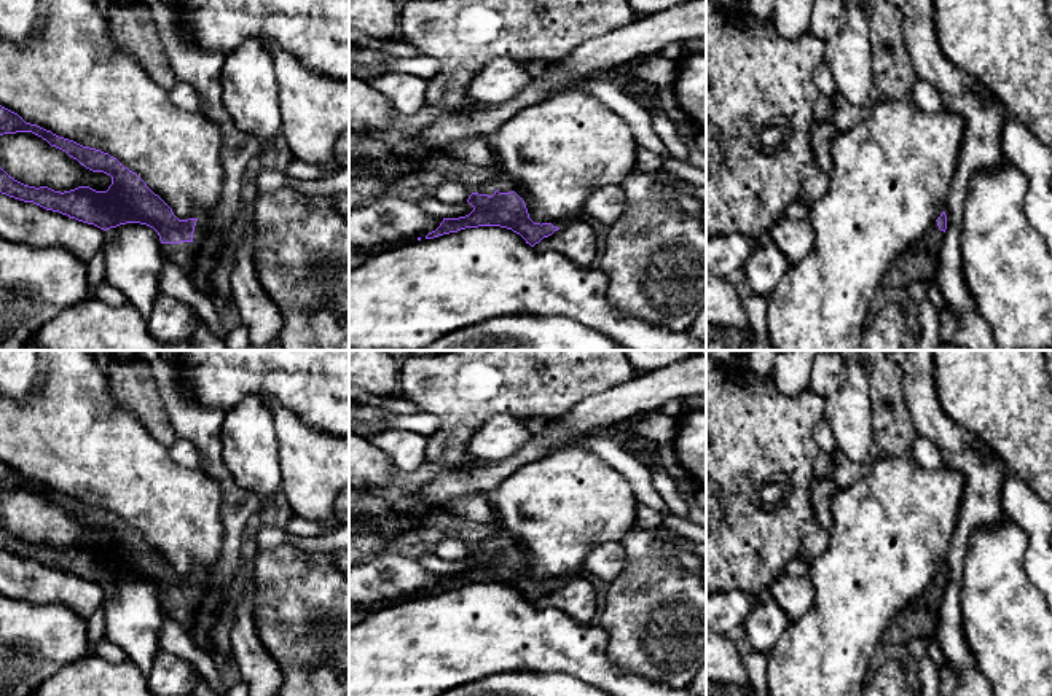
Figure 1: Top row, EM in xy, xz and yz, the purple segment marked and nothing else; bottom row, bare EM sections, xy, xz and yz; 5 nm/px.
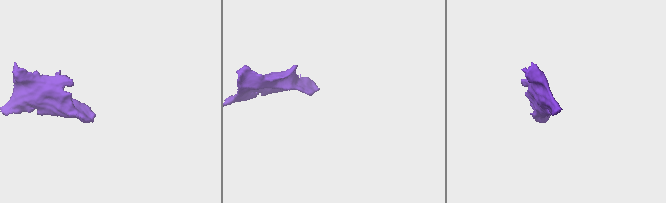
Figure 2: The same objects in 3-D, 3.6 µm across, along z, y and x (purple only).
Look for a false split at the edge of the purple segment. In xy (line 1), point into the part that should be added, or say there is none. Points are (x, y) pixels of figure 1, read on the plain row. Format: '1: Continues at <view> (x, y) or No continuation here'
1: Continues at xy (185, 610)

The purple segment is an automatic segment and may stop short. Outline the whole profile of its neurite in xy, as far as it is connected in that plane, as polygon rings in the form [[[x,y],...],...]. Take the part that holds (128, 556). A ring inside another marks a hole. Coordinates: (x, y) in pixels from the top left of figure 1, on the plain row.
[[[0,462],[0,492],[16,489],[32,489],[41,494],[86,526],[110,532],[112,542],[107,548],[78,543],[61,549],[48,543],[24,542],[0,524],[2,551],[33,559],[46,567],[59,569],[104,588],[126,580],[147,581],[158,589],[166,616],[175,618],[182,628],[191,631],[198,620],[201,600],[209,591],[206,577],[179,577],[172,565],[116,514],[26,479],[18,470]]]

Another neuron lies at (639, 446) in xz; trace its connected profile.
[[[638,436],[631,443],[622,446],[634,457],[638,457],[644,465],[647,465],[647,454],[658,448],[658,444],[650,443],[644,436]]]

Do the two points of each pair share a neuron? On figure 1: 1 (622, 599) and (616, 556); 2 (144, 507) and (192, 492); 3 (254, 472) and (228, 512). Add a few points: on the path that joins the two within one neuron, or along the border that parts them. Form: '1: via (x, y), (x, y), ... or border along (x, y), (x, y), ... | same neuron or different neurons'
1: border along (620, 542), (625, 551), (625, 566), (608, 585) | different neurons
2: via (155, 504), (180, 504) | same neuron
3: border along (222, 457), (233, 480), (249, 489), (262, 505) | different neurons

